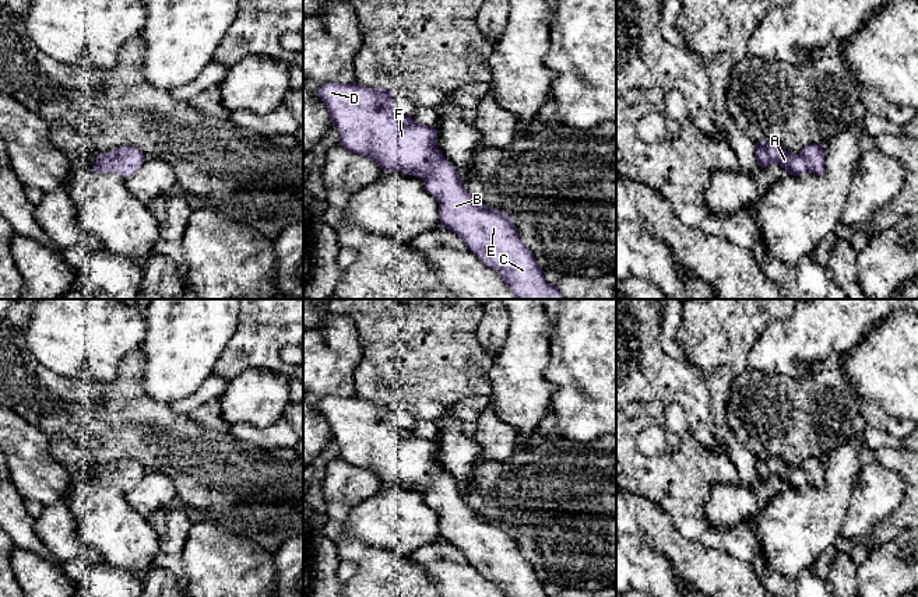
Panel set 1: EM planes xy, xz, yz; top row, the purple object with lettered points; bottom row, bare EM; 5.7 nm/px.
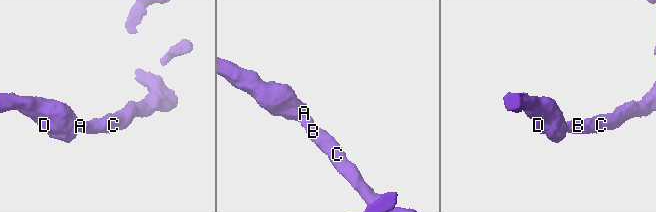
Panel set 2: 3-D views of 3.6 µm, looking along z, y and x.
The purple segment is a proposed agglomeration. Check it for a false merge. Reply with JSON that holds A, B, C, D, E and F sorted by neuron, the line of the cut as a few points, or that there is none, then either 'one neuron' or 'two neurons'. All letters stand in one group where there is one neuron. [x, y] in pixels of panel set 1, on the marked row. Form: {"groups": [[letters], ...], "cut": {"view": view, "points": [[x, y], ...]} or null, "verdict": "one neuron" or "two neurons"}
{"groups": [["A", "B", "C", "D", "E", "F"]], "cut": null, "verdict": "one neuron"}

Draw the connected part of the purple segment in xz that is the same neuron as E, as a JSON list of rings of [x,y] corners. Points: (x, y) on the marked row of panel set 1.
[[[327,82],[317,89],[316,95],[326,103],[333,126],[340,133],[340,144],[354,154],[372,158],[386,172],[404,172],[421,178],[426,192],[439,203],[440,225],[457,233],[485,266],[499,273],[518,299],[564,299],[555,285],[544,280],[544,270],[535,261],[532,252],[523,243],[514,221],[504,211],[483,204],[462,186],[454,165],[436,147],[437,130],[435,126],[419,124],[412,116],[402,115],[393,102],[393,92],[387,89],[358,82]]]

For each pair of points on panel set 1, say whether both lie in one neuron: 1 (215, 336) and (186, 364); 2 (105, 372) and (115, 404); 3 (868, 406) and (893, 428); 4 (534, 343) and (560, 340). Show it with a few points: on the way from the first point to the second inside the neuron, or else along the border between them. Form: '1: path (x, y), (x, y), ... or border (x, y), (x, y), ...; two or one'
1: path (208, 341), (193, 357); one
2: border (76, 375), (87, 375), (102, 380), (116, 378); two
3: path (873, 411), (887, 422); one
4: border (547, 313), (552, 334), (551, 358), (544, 373); two

